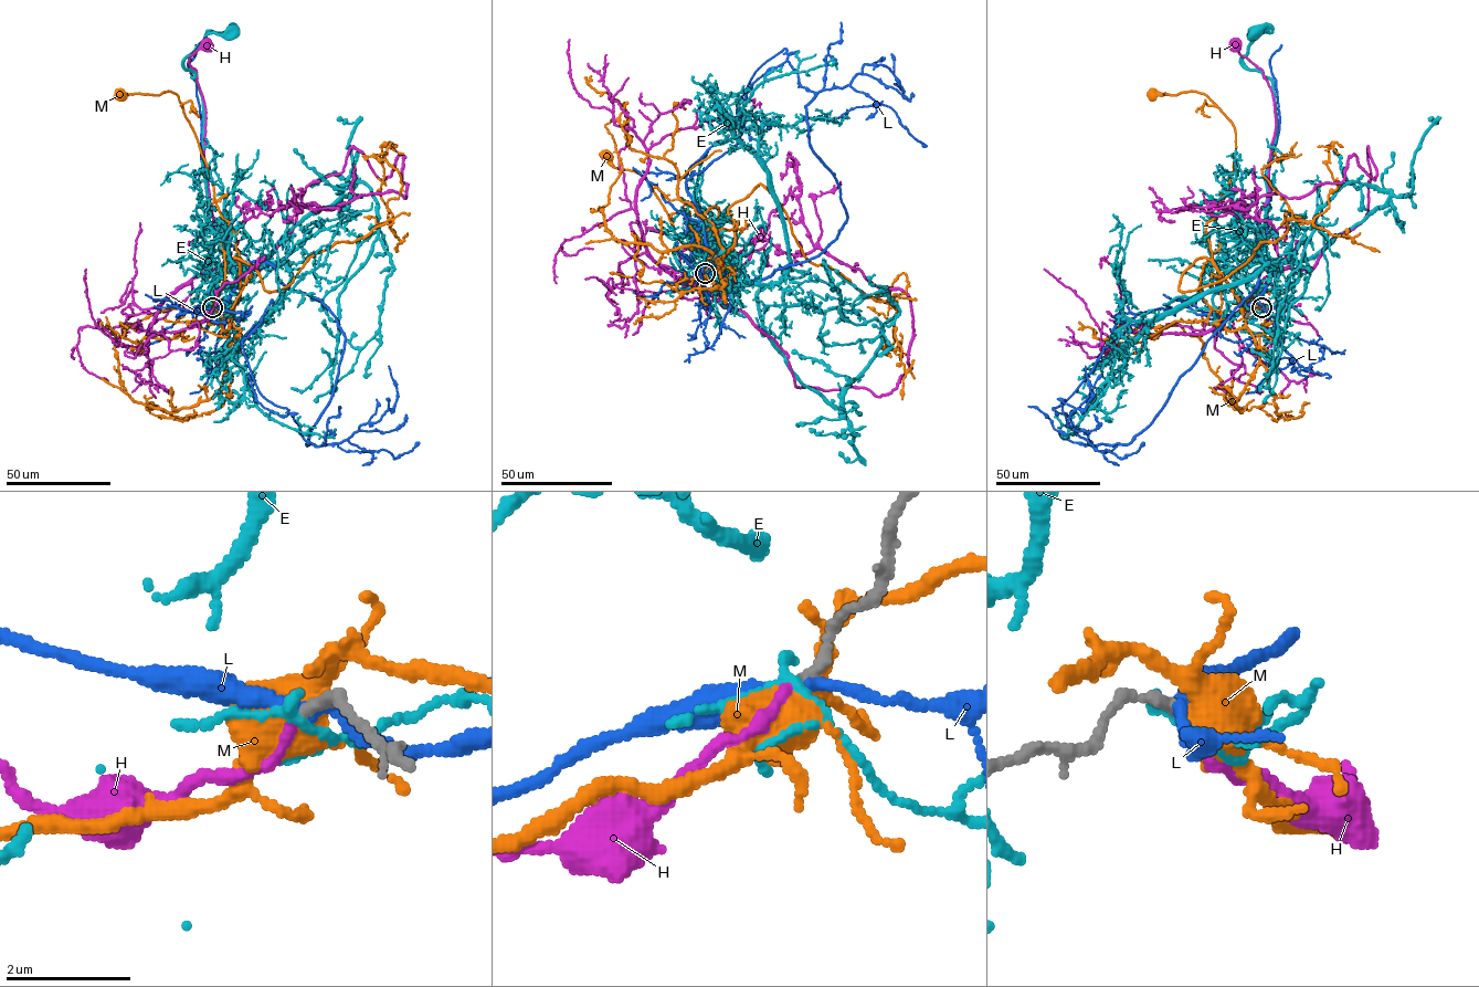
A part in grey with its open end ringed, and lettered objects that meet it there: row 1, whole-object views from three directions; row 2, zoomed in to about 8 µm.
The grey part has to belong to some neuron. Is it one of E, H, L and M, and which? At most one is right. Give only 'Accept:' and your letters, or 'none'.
Accept: H

